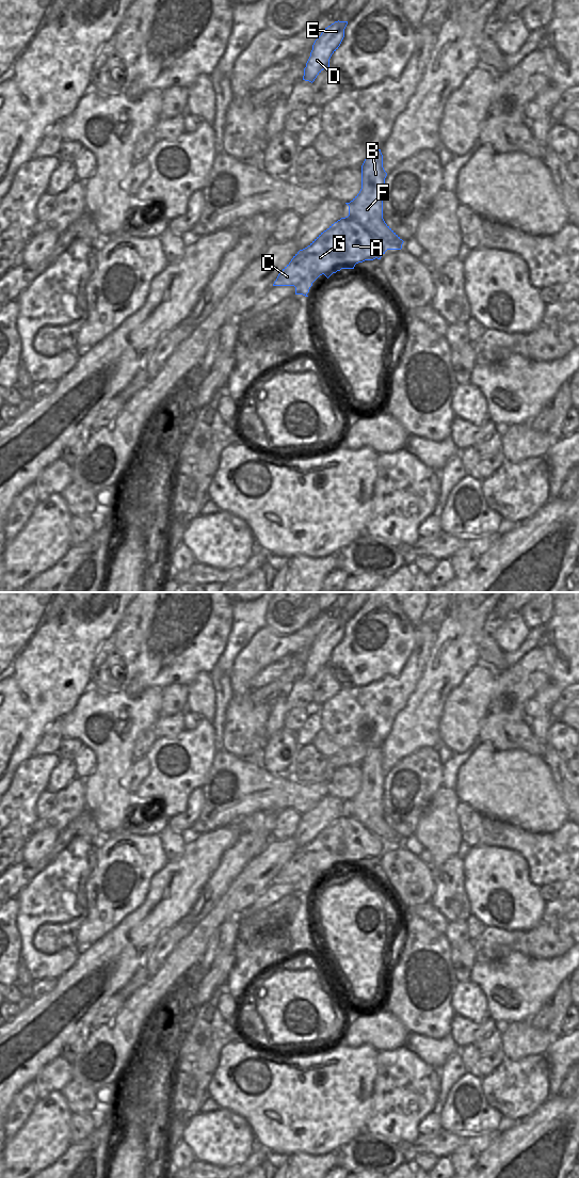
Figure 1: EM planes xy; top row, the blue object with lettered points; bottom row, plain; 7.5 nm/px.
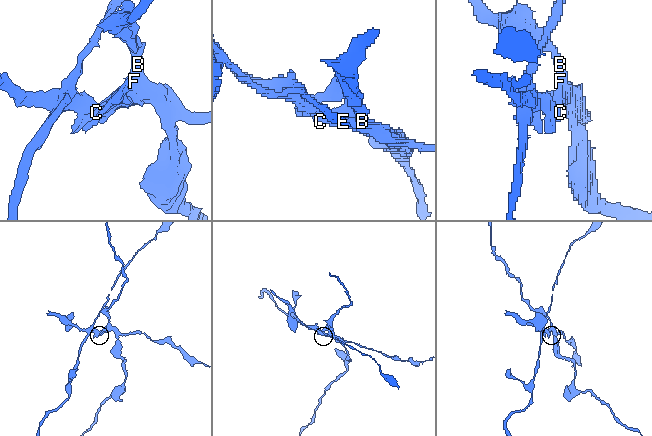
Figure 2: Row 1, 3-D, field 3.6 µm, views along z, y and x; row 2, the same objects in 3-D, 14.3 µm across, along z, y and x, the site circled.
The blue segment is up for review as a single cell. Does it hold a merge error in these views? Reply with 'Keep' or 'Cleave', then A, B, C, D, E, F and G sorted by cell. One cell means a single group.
Cleave. Groups: A C D E G / B F.

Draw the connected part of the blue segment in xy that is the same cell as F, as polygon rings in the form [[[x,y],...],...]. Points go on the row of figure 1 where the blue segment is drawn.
[[[381,149],[371,152],[361,165],[361,189],[345,204],[349,206],[349,216],[387,250],[401,250],[404,241],[383,219],[383,187],[386,176]]]

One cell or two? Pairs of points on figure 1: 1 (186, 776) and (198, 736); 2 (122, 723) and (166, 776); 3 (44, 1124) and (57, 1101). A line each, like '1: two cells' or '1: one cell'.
1: one cell
2: two cells
3: one cell

